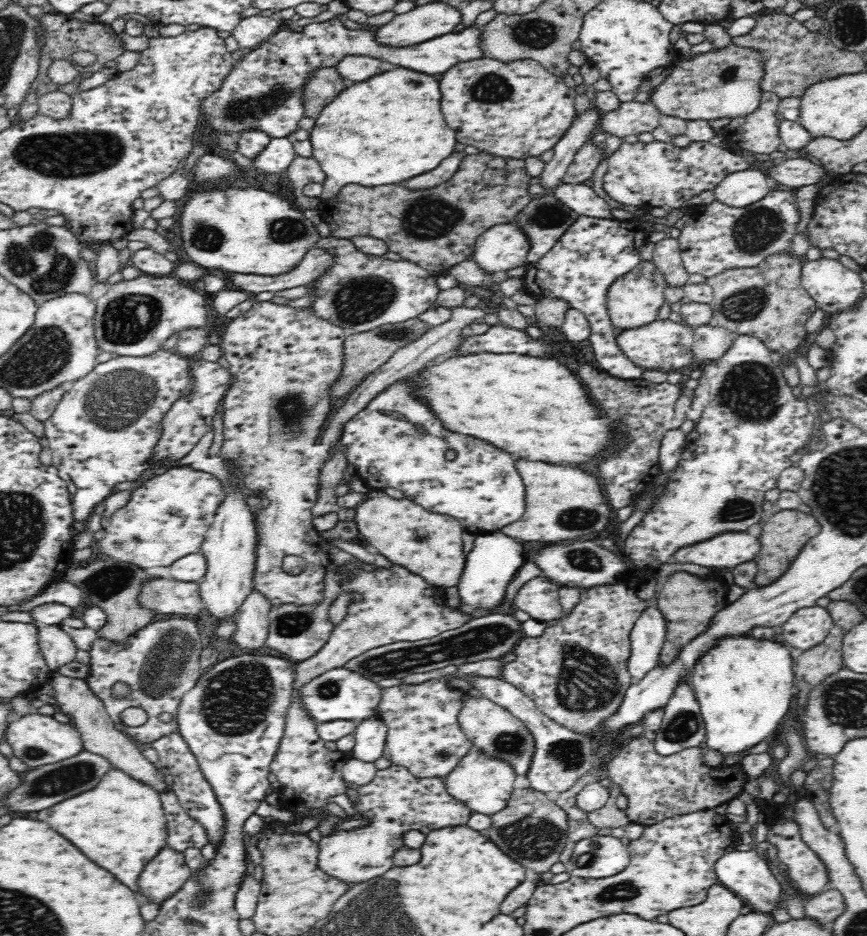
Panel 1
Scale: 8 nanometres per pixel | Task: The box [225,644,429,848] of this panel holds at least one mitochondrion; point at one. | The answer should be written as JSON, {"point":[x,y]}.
{"point":[329,689]}

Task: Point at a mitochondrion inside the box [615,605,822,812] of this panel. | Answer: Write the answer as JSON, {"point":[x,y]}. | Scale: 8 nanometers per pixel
{"point":[683,726]}

